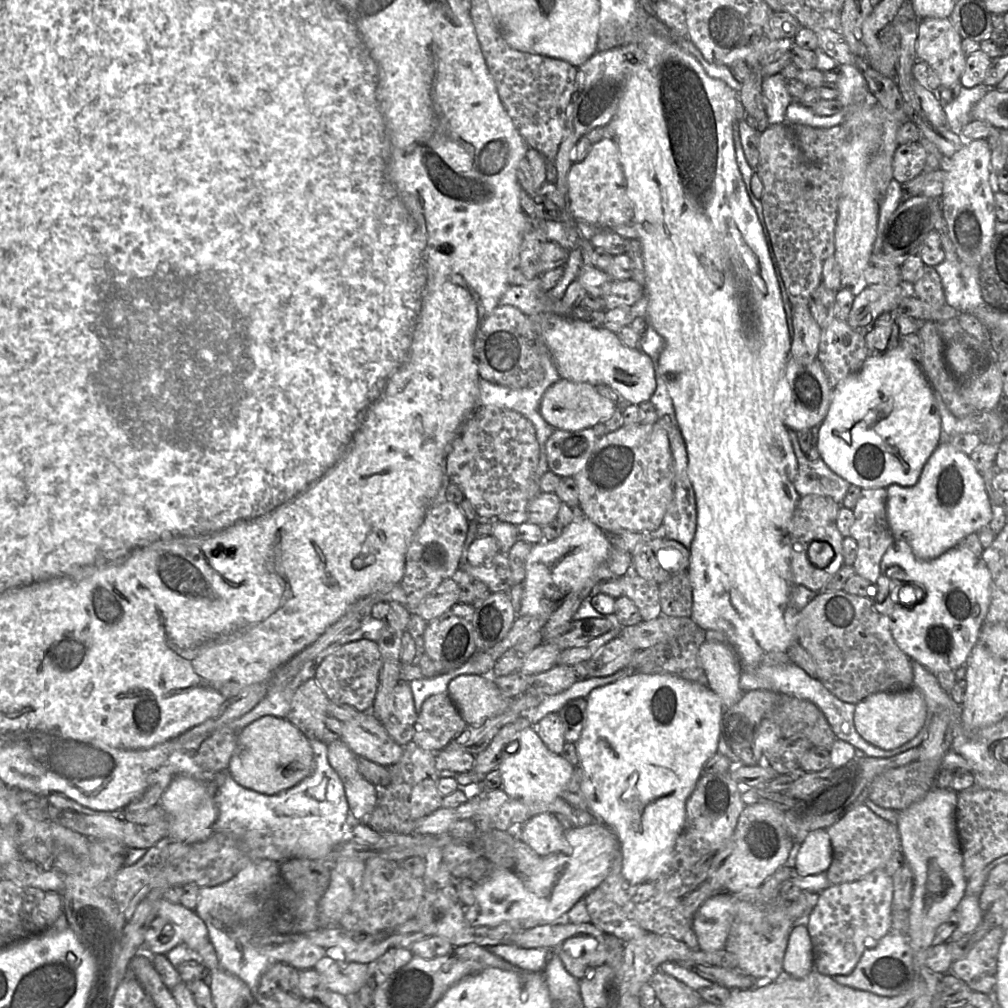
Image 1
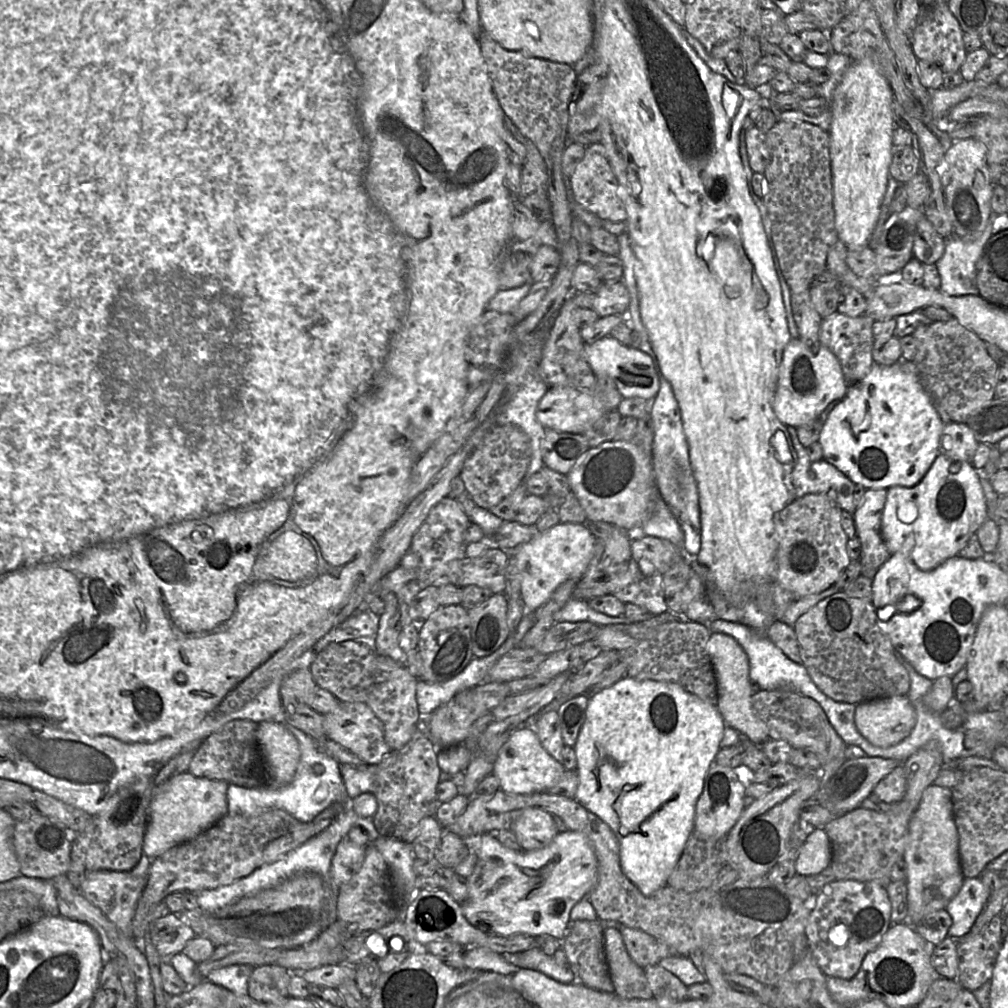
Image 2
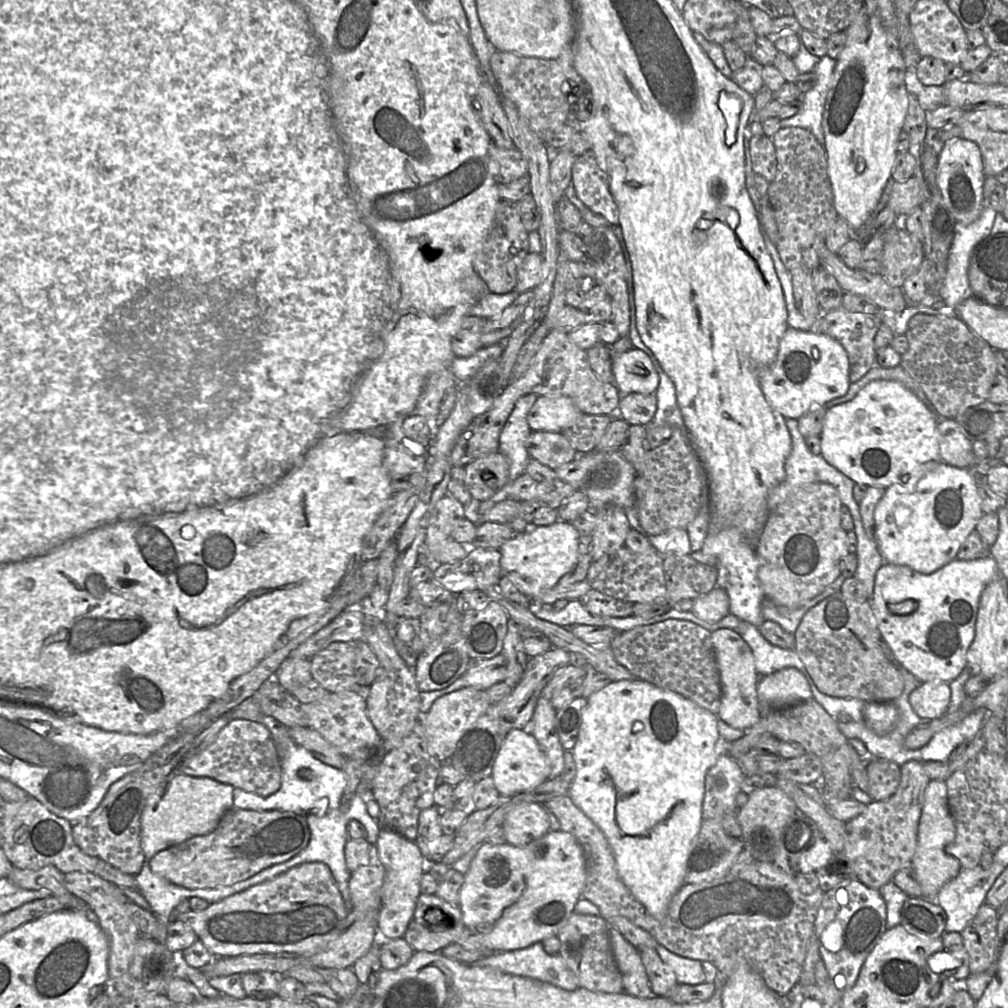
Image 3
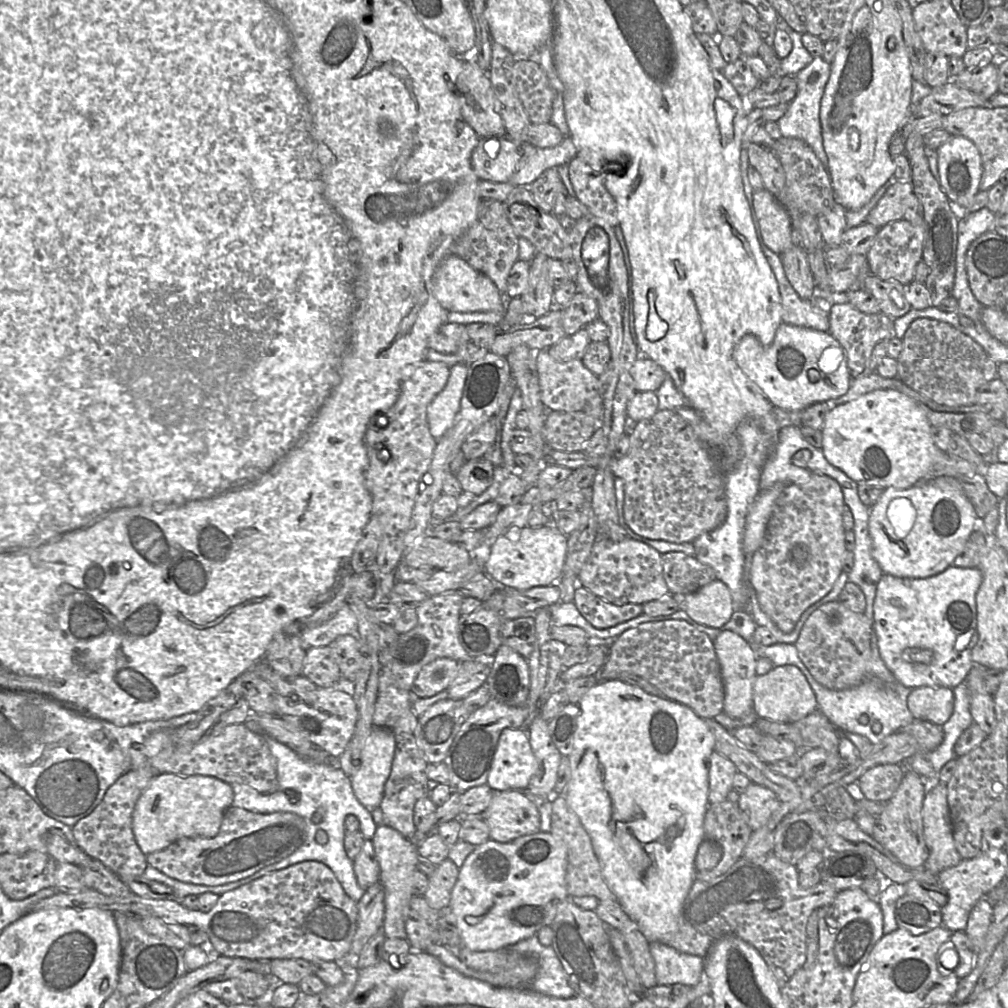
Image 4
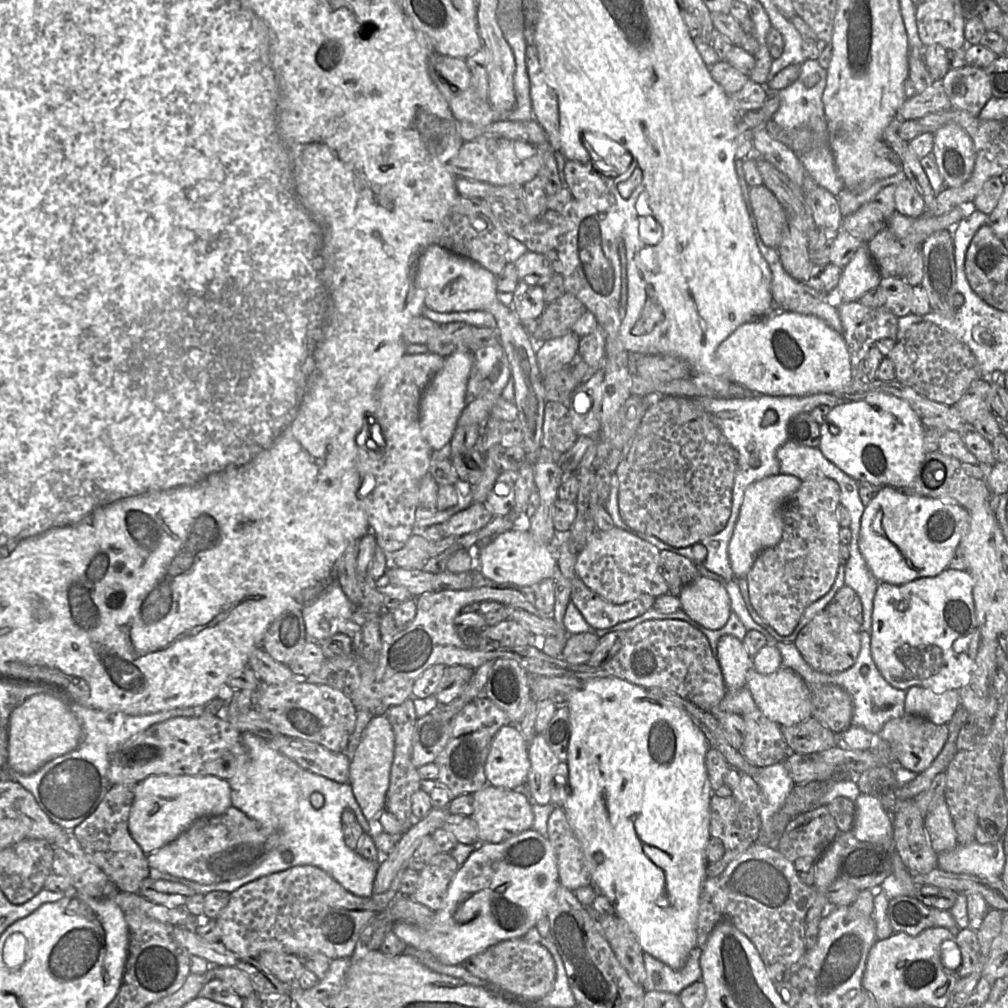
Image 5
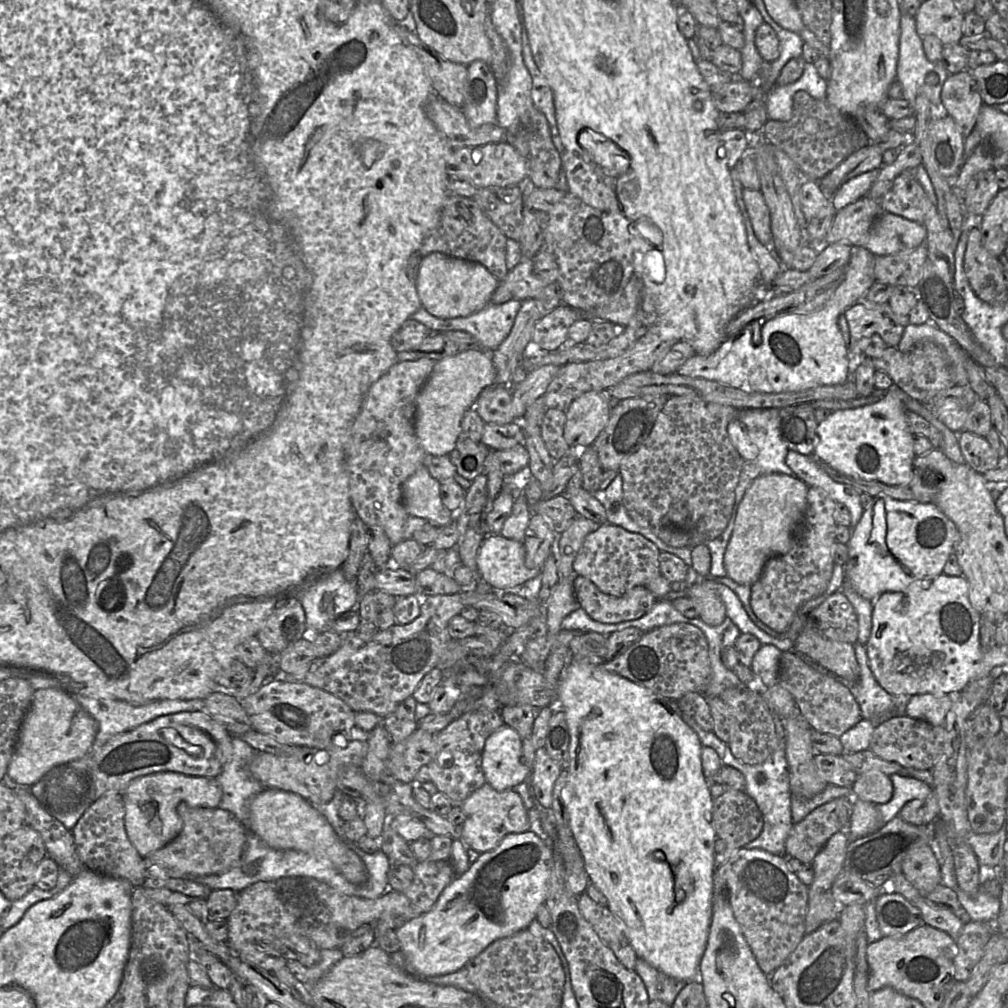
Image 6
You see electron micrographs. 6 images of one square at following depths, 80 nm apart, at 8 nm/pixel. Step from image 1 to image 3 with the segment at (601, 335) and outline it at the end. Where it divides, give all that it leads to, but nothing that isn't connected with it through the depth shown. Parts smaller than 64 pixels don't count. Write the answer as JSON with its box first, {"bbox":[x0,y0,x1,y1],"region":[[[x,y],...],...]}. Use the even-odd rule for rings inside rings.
{"bbox":[612,348,660,395],"region":[[[632,348],[612,357],[613,383],[622,395],[632,392],[654,394],[660,378],[651,358]]]}

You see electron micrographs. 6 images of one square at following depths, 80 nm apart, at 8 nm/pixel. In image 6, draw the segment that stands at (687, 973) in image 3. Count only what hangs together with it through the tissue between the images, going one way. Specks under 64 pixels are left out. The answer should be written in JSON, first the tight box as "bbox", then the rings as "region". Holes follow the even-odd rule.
{"bbox":[634,958,687,1006],"region":[[[639,958],[634,971],[643,981],[649,1001],[659,1000],[669,1006],[673,1004],[676,996],[687,983],[667,976]]]}

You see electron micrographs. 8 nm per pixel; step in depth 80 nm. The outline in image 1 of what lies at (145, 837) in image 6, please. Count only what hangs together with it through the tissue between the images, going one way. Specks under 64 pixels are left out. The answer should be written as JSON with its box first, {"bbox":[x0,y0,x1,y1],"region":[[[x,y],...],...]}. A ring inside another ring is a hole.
{"bbox":[160,775,218,842],"region":[[[177,775],[160,796],[160,804],[169,821],[167,838],[182,842],[196,842],[207,838],[214,831],[218,817],[215,801],[216,785],[211,779],[195,779],[187,775]]]}

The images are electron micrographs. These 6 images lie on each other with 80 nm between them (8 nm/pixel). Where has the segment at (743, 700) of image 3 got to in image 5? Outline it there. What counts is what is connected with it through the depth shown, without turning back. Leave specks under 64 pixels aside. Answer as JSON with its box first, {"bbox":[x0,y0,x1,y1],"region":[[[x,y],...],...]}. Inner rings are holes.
{"bbox":[716,635,753,694],"region":[[[733,635],[722,636],[718,641],[716,659],[726,686],[726,694],[747,687],[747,673],[753,667],[752,657],[740,639]]]}

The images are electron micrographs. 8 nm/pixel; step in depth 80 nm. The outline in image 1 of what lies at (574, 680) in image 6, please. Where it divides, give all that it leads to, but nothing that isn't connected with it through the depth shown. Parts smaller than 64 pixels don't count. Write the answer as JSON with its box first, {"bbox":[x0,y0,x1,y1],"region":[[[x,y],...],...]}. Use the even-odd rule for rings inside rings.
{"bbox":[574,673,726,885],"region":[[[639,673],[623,677],[614,683],[593,689],[586,697],[586,702],[586,723],[579,740],[574,745],[579,758],[579,766],[582,769],[581,789],[586,798],[588,810],[616,835],[622,853],[621,874],[623,877],[632,885],[654,880],[662,872],[663,866],[670,860],[675,841],[683,831],[686,801],[702,776],[702,768],[717,753],[722,715],[726,709],[721,699],[708,686],[670,674]]]}

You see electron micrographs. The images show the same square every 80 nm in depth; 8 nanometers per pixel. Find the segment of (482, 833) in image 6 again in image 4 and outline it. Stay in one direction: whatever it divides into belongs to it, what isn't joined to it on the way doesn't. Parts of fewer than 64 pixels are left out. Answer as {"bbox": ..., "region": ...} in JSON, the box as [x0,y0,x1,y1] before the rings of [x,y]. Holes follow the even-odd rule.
{"bbox":[482,790,540,843],"region":[[[519,790],[494,791],[490,804],[482,812],[482,816],[489,827],[490,839],[500,843],[507,843],[518,837],[540,831],[537,805]]]}

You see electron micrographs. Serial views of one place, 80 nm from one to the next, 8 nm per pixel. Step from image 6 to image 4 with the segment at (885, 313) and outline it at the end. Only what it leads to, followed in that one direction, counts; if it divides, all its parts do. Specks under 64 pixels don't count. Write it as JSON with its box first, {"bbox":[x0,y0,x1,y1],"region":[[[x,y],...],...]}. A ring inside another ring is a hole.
{"bbox":[828,302,894,379],"region":[[[849,302],[835,303],[828,308],[829,330],[843,346],[848,360],[851,379],[857,379],[868,371],[868,362],[873,348],[881,340],[887,340],[894,335],[894,319],[882,311],[878,313],[864,313]]]}

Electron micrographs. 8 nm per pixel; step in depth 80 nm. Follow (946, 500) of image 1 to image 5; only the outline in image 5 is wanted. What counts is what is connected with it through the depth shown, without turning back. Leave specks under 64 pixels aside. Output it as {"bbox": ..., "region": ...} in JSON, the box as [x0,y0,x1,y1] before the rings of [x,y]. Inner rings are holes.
{"bbox":[859,486,968,585],"region":[[[883,486],[864,509],[859,548],[878,582],[903,585],[920,578],[937,576],[948,568],[954,552],[968,529],[968,523],[967,510],[957,502],[945,503],[938,498],[917,496],[891,486]]]}

